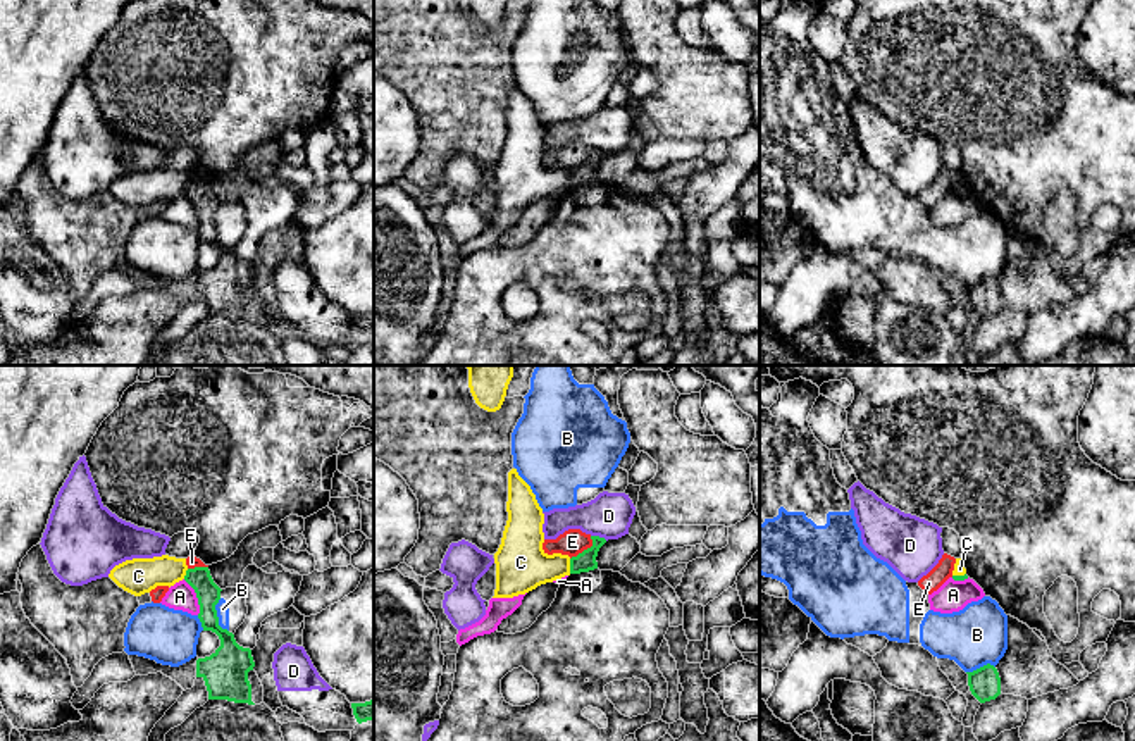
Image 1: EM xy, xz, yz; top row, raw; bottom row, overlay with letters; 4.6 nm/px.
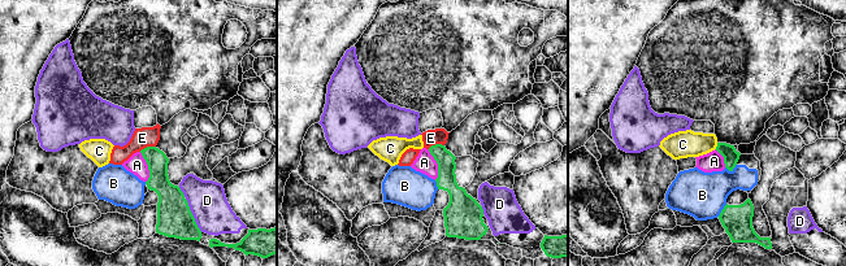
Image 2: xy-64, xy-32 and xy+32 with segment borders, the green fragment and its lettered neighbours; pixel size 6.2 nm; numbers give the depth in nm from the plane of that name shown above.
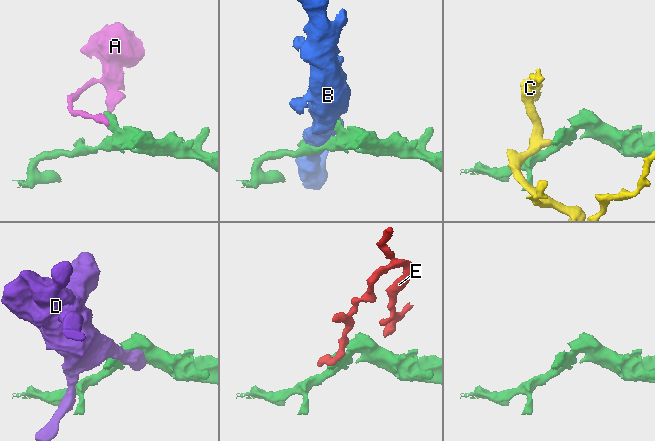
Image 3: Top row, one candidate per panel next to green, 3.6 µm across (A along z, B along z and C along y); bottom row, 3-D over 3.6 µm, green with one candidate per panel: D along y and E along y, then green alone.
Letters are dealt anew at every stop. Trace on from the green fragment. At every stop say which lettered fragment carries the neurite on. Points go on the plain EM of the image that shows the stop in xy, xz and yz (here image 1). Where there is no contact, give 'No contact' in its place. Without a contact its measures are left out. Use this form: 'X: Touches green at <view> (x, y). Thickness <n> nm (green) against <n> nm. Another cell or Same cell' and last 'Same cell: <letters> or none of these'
A: Touches green at xy (197, 211). Thickness 110 nm (green) against 130 nm. Another cell
B: Touches green at xy (216, 230). Thickness 190 nm (green) against 60 nm. Another cell
C: Touches green at xz (570, 180). Thickness 90 nm (green) against 240 nm. Another cell
D: Touches green at xz (598, 150). Thickness 90 nm (green) against 220 nm. Another cell
E: Touches green at xz (584, 164). Thickness 90 nm (green) against 120 nm. Another cell
Same cell: none of these

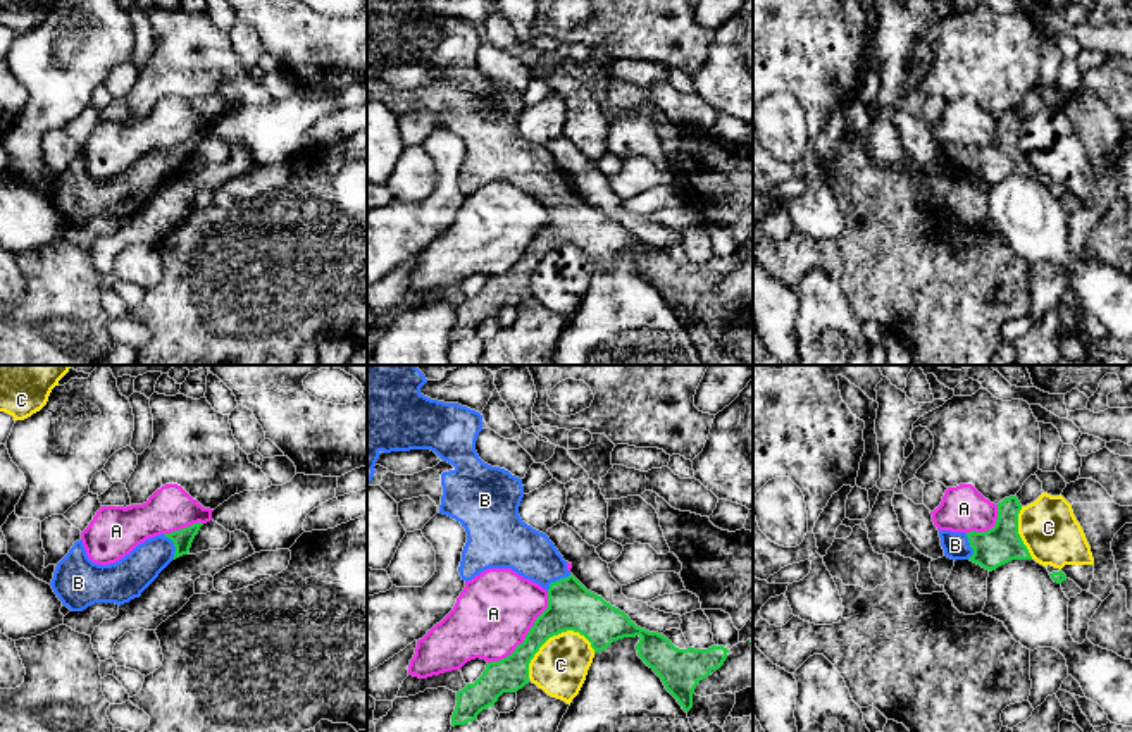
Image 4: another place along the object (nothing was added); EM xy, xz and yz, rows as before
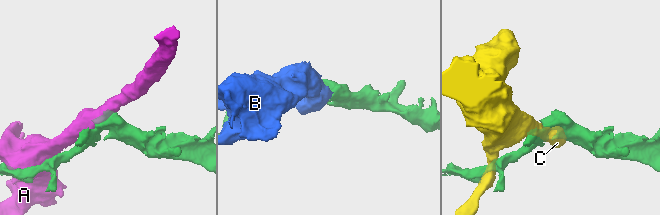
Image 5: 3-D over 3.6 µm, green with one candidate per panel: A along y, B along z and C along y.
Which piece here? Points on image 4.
A: Touches green at xz (528, 248). Thickness 220 nm (green) against 360 nm. Another cell
B: Touches green at xy (174, 159). Thickness 90 nm (green) against 180 nm. Same cell
C: Touches green at xz (553, 248). Thickness 220 nm (green) against 260 nm. Another cell
Same cell: B

